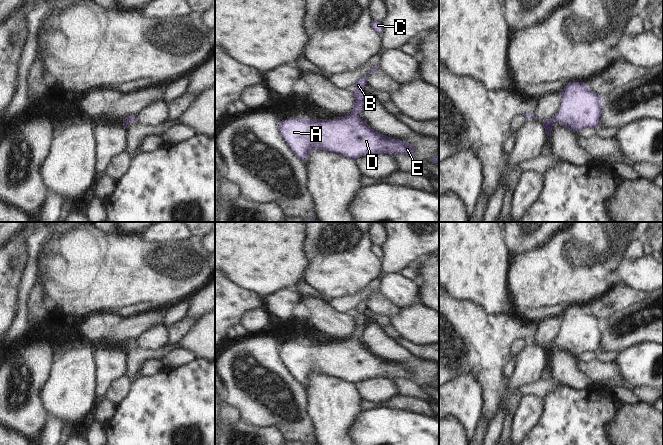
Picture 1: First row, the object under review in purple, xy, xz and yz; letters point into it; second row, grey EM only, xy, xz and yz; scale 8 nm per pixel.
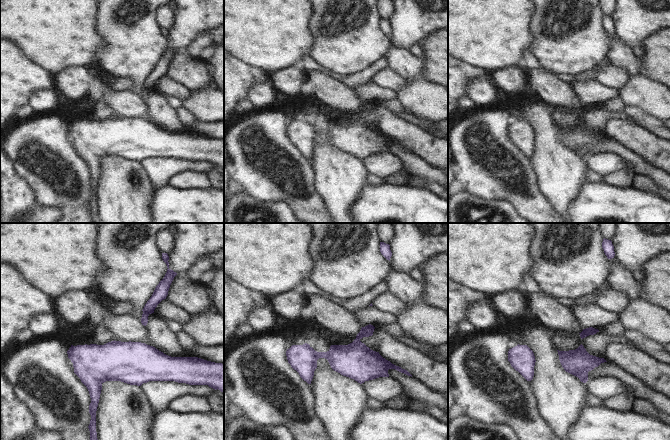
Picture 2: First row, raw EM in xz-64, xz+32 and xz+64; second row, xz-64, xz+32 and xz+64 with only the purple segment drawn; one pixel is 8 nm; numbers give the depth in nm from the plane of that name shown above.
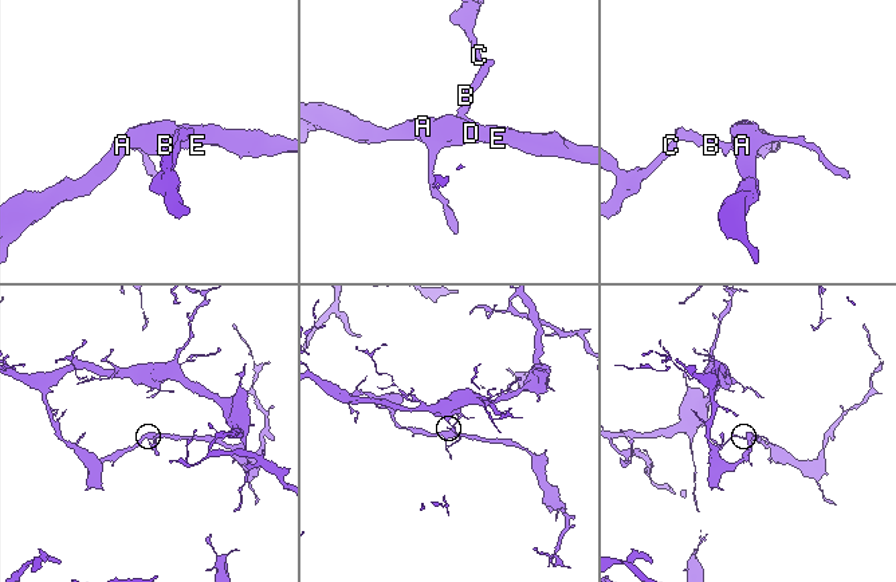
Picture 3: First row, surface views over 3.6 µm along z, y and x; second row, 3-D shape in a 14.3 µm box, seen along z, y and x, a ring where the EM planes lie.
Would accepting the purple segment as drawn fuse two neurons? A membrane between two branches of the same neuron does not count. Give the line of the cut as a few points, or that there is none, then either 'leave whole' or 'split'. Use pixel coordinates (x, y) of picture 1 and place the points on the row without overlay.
cut none; leave whole

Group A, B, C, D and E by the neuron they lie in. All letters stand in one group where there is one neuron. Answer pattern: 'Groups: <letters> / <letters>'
Groups: A B C D E

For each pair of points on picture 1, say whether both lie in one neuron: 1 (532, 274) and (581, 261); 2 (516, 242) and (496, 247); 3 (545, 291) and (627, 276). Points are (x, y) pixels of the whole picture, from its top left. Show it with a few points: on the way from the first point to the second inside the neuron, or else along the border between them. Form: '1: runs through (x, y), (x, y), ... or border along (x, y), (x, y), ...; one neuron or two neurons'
1: runs through (544, 274), (556, 274), (569, 269); one neuron
2: border along (502, 232), (510, 261); two neurons
3: border along (625, 256), (612, 271); two neurons

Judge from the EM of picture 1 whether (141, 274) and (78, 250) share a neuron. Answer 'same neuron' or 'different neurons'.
same neuron

